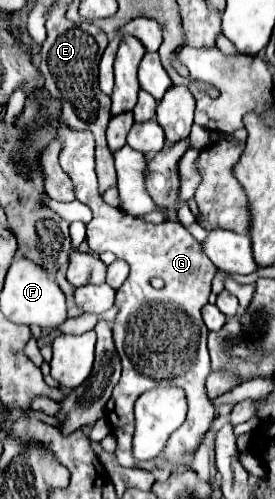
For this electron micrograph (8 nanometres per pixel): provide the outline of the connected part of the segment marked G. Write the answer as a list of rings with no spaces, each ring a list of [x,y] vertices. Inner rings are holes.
[[[60,120],[60,126],[58,126],[58,130],[56,130],[56,138],[60,138],[60,142],[62,142],[62,150],[60,150],[60,166],[62,166],[62,170],[64,170],[64,172],[66,172],[66,174],[68,174],[70,178],[72,178],[72,182],[74,182],[74,194],[76,194],[76,198],[78,198],[80,202],[84,202],[86,206],[90,206],[90,210],[92,210],[92,220],[90,220],[90,222],[86,224],[86,242],[88,242],[88,246],[90,246],[90,250],[92,250],[92,252],[106,252],[106,250],[110,250],[110,252],[114,252],[114,254],[116,254],[116,258],[122,258],[122,260],[126,260],[126,262],[130,264],[130,276],[128,276],[128,280],[126,280],[126,282],[124,282],[124,284],[122,284],[122,286],[120,286],[120,288],[116,290],[116,302],[114,302],[114,306],[118,308],[118,314],[116,314],[116,320],[114,320],[114,328],[112,328],[112,330],[114,330],[114,344],[116,344],[116,352],[118,352],[118,356],[120,356],[120,360],[122,360],[122,378],[120,378],[120,382],[118,382],[118,384],[114,386],[114,392],[112,392],[112,400],[114,400],[114,412],[116,412],[116,416],[118,416],[118,424],[114,426],[114,436],[116,436],[116,440],[118,440],[118,448],[116,448],[116,458],[118,458],[118,464],[122,464],[122,466],[132,466],[132,468],[134,468],[134,466],[140,466],[140,468],[148,468],[148,464],[150,464],[150,466],[156,466],[156,464],[166,464],[168,468],[182,468],[182,466],[184,466],[184,460],[182,460],[182,456],[184,456],[184,454],[190,454],[190,452],[194,452],[194,450],[198,448],[198,444],[200,444],[200,436],[204,436],[204,434],[206,434],[206,430],[210,428],[210,422],[214,420],[214,406],[212,406],[212,400],[210,400],[210,398],[208,398],[208,394],[206,394],[206,376],[208,376],[208,374],[212,372],[212,368],[210,368],[210,356],[208,356],[208,348],[206,348],[208,328],[206,328],[206,326],[204,326],[204,322],[202,322],[200,310],[202,310],[202,306],[204,306],[204,304],[208,302],[208,296],[210,296],[210,282],[212,282],[214,274],[218,272],[218,268],[216,268],[216,266],[214,266],[214,264],[212,264],[212,262],[210,262],[210,260],[208,260],[208,258],[206,258],[206,256],[202,254],[202,250],[200,250],[200,242],[198,242],[198,240],[196,240],[194,236],[190,236],[190,234],[188,234],[188,232],[186,232],[186,230],[184,230],[184,228],[182,228],[180,224],[164,222],[164,224],[156,226],[156,224],[150,224],[150,222],[146,222],[146,220],[144,220],[144,218],[140,218],[140,216],[132,216],[132,214],[128,214],[128,212],[122,212],[120,208],[114,208],[114,206],[110,206],[110,204],[106,204],[106,202],[102,200],[102,194],[98,192],[98,182],[96,182],[96,174],[94,174],[94,136],[92,136],[92,132],[88,132],[88,130],[84,130],[84,132],[72,130],[70,126],[66,126],[66,122],[62,122],[62,120]],[[152,276],[160,276],[160,278],[164,280],[164,288],[162,288],[162,290],[156,290],[156,288],[152,288],[152,286],[150,286],[150,278],[152,278]],[[156,386],[178,386],[178,388],[182,388],[182,390],[184,390],[184,394],[186,394],[186,400],[188,400],[188,416],[186,416],[184,424],[182,424],[182,426],[178,428],[178,432],[176,432],[176,434],[172,434],[172,436],[168,438],[168,446],[166,446],[166,448],[164,448],[164,452],[162,452],[162,460],[152,460],[152,462],[148,462],[148,464],[142,464],[142,462],[136,462],[136,460],[134,460],[134,456],[132,456],[132,438],[134,438],[134,402],[138,400],[138,396],[140,396],[142,392],[146,392],[148,388],[156,388]]]

